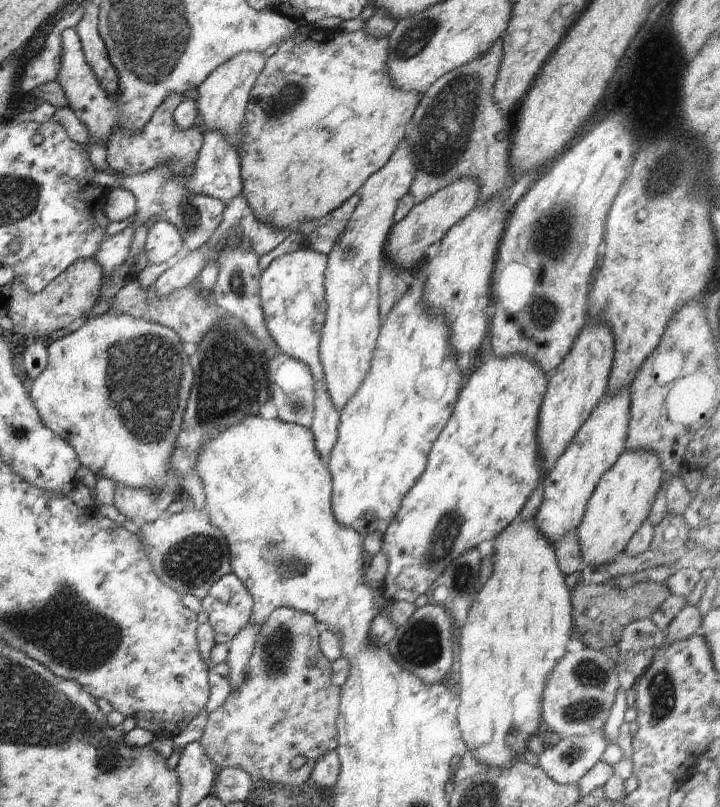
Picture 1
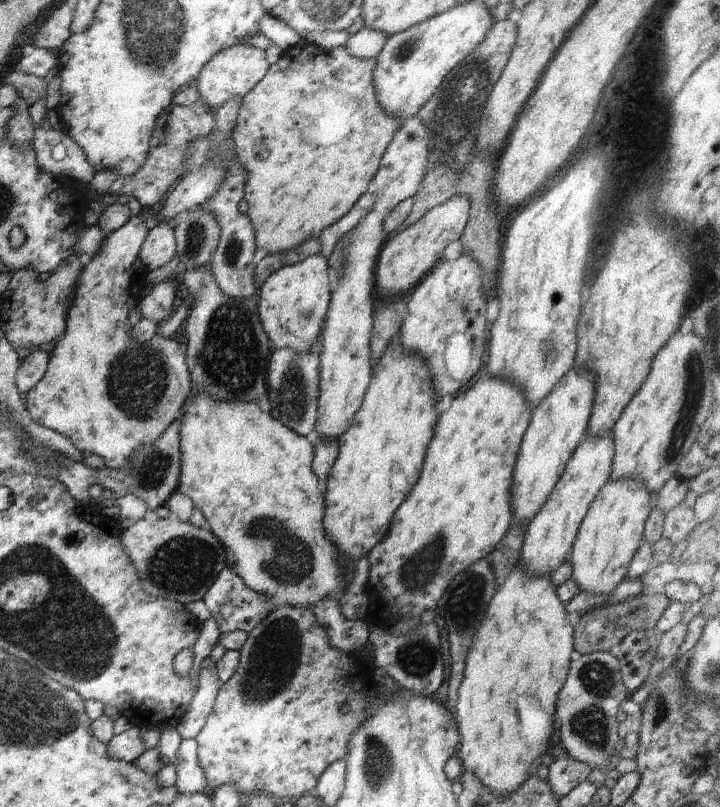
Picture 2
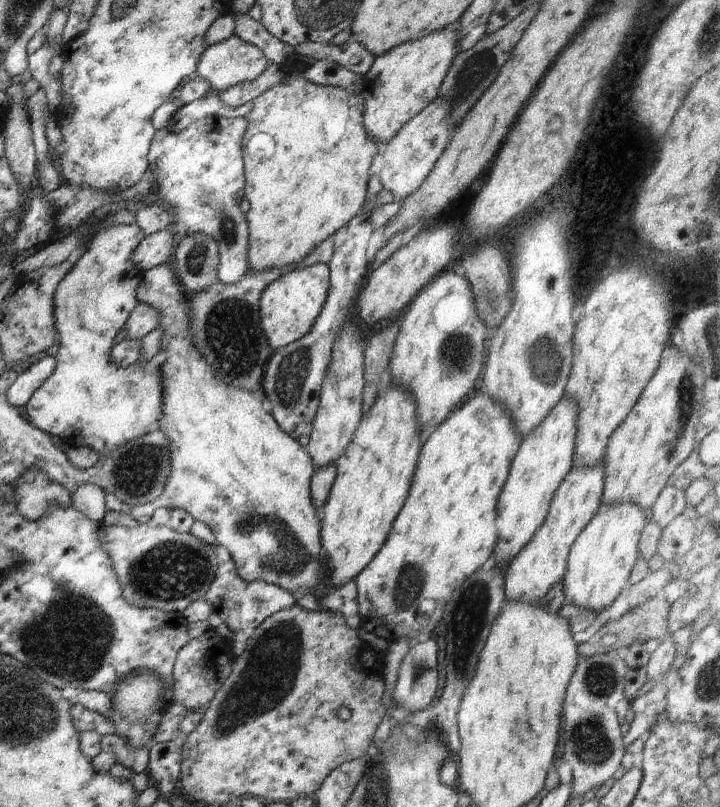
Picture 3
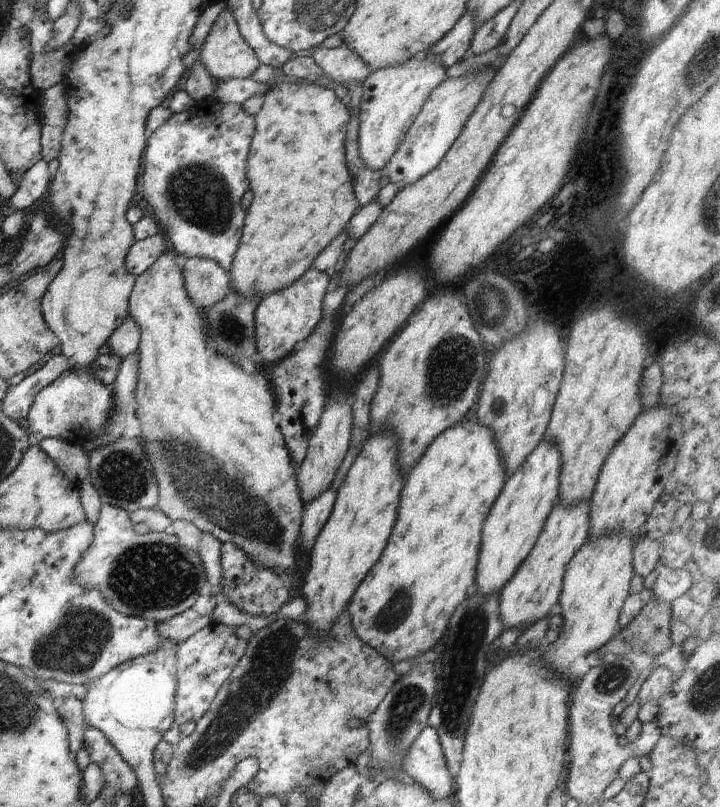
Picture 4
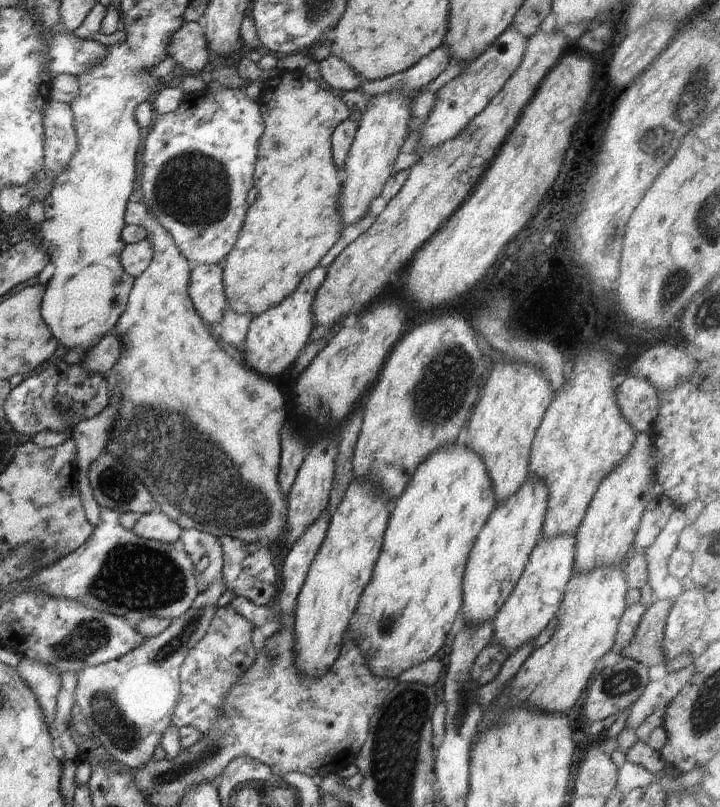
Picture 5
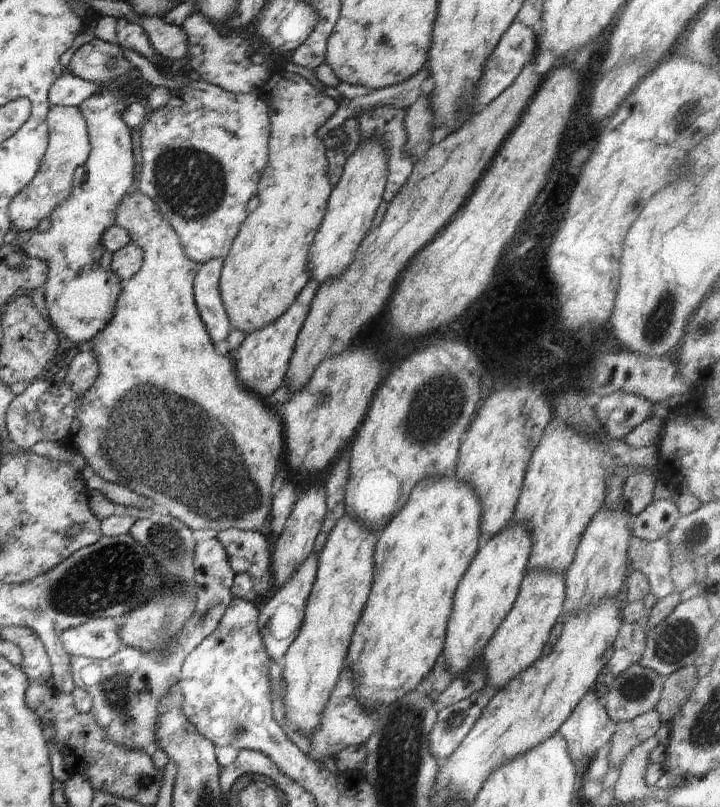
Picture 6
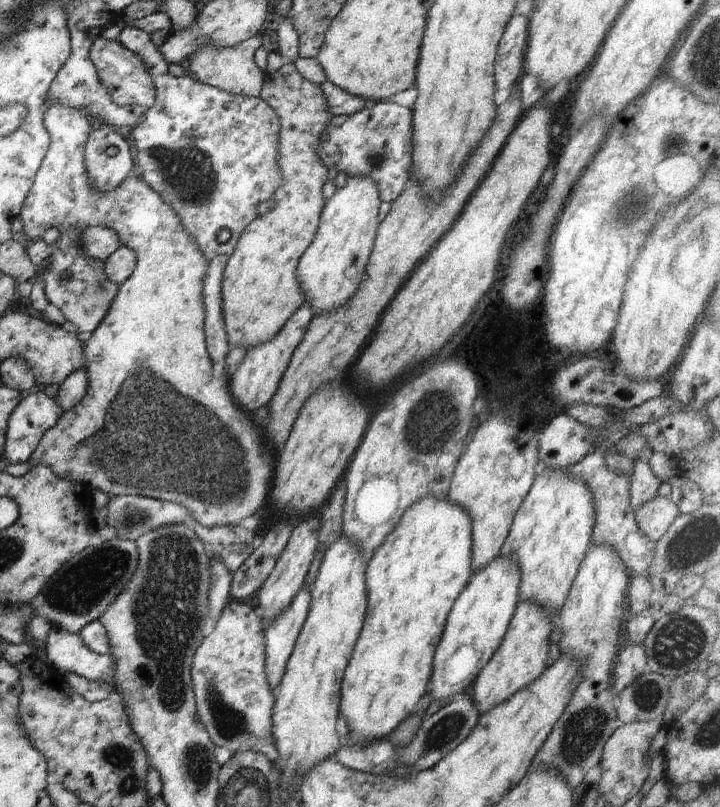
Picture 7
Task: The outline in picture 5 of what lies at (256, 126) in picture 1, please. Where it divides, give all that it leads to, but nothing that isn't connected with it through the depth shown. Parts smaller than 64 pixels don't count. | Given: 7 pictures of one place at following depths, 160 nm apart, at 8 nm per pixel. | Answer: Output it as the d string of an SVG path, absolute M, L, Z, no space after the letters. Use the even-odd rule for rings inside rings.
M281 71L278 77L280 80L275 86L270 81L265 83L257 101L265 122L253 174L258 195L248 207L238 238L222 264L228 307L252 318L286 300L302 278L319 266L320 259L336 244L343 229L337 213L342 177L333 163L330 139L334 129L348 119L352 111L340 97L309 79L306 71Z

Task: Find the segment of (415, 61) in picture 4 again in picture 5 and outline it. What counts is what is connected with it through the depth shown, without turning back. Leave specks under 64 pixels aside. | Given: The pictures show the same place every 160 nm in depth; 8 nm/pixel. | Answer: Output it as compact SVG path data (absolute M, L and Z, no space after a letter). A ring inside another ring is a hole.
M394 91L373 96L362 112L362 119L356 131L345 165L341 173L342 183L337 198L337 213L342 228L360 222L360 219L371 210L372 201L381 192L384 183L393 175L395 160L409 133L409 118L412 95L407 92Z

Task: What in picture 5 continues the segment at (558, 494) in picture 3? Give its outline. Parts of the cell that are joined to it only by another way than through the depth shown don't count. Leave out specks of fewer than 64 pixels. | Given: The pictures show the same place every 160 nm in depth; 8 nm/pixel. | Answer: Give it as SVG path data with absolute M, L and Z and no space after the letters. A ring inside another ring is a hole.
M556 535L554 538L542 538L538 541L530 553L530 558L515 589L491 622L494 642L499 643L512 654L540 636L540 632L556 616L568 581L574 573L574 559L575 536Z

